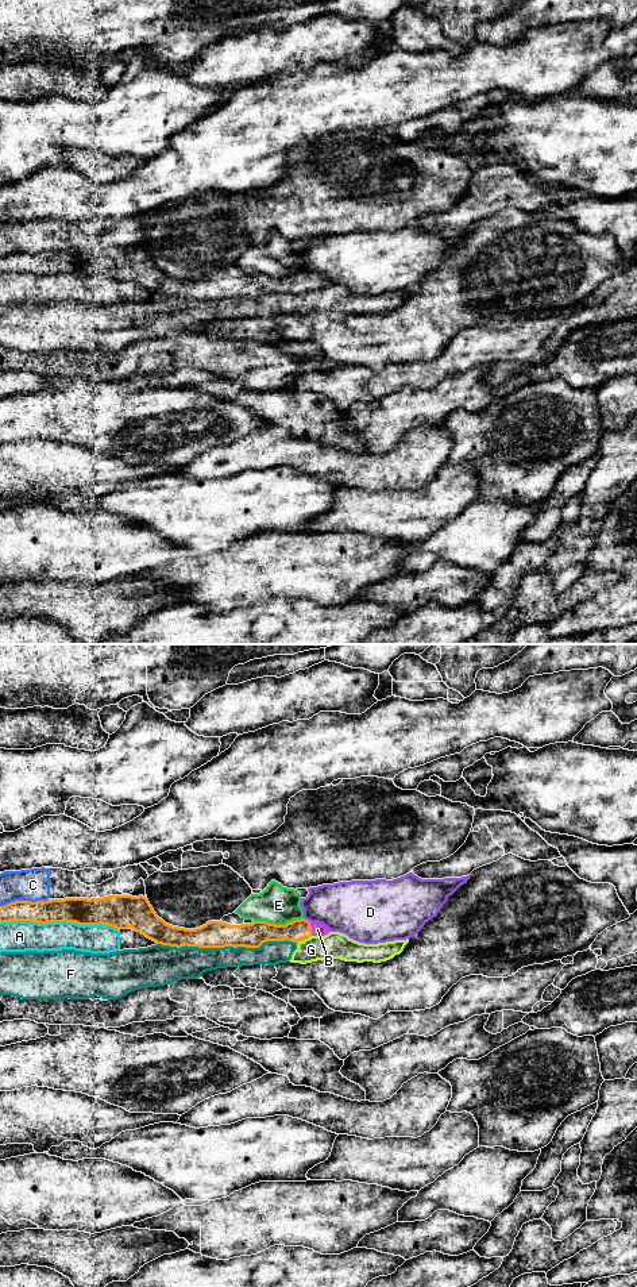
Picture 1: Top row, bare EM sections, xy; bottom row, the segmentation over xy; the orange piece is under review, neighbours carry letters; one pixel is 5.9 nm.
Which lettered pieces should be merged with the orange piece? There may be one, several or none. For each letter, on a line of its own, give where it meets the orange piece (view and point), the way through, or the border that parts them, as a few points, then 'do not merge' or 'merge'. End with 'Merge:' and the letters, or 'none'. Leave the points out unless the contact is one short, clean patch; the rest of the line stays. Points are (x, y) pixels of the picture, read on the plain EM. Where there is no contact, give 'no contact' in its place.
A: contact xy (60, 273); do not merge
B: contact xy (311, 281); merge
C: contact xy (23, 253); do not merge
D: contact xy (307, 272); do not merge
E: contact xy (278, 277); do not merge
F: contact xy (226, 297); do not merge
G: contact xy (301, 292); border xy (305, 291), (297, 295); do not merge
Merge: B

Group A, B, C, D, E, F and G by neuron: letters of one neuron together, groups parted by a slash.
A / B / C / D / E / F G

